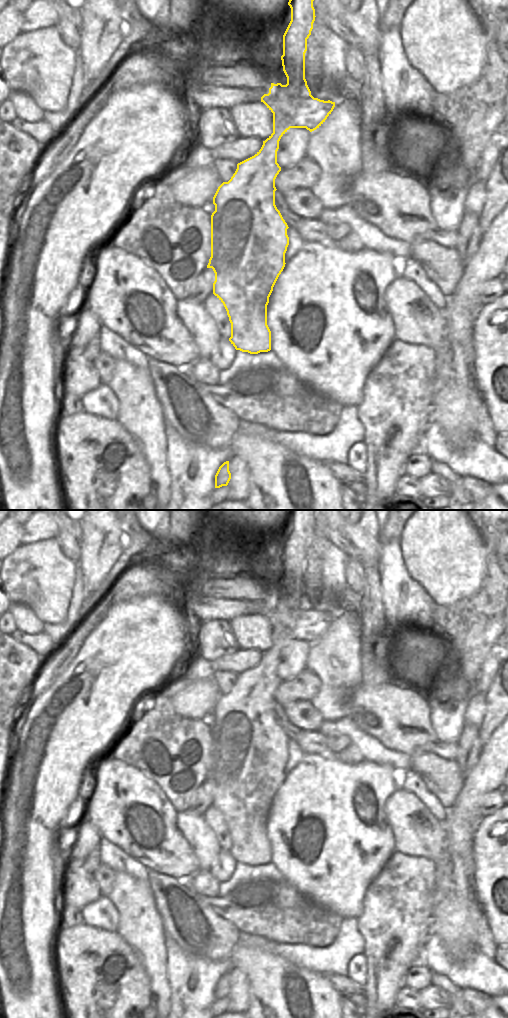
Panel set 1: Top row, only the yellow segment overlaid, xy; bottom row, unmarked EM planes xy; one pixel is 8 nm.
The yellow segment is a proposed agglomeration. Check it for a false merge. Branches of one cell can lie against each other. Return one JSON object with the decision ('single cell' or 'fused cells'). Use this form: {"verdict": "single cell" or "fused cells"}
{"verdict": "fused cells"}

